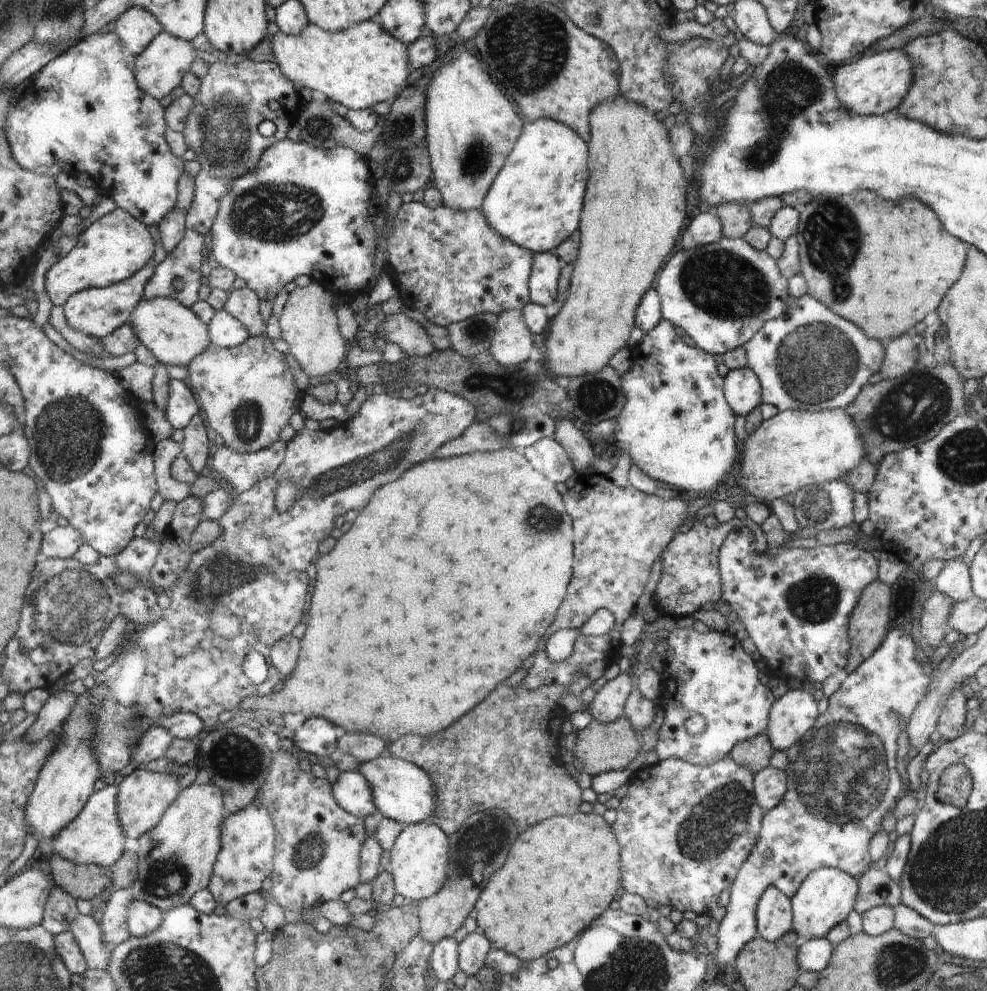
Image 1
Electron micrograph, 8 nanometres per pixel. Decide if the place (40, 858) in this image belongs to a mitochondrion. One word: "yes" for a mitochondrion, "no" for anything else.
no

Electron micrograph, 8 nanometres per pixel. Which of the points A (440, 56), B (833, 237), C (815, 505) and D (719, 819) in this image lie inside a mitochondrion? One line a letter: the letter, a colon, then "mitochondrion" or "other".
A: other
B: mitochondrion
C: mitochondrion
D: mitochondrion

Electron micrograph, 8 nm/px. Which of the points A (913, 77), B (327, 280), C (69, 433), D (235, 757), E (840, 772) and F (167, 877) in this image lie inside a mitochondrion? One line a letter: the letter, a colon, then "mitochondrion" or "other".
A: other
B: other
C: mitochondrion
D: mitochondrion
E: mitochondrion
F: mitochondrion

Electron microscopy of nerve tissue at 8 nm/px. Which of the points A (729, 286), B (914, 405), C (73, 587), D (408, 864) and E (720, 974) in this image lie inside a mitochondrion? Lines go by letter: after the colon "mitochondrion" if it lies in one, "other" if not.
A: mitochondrion
B: mitochondrion
C: mitochondrion
D: other
E: other

